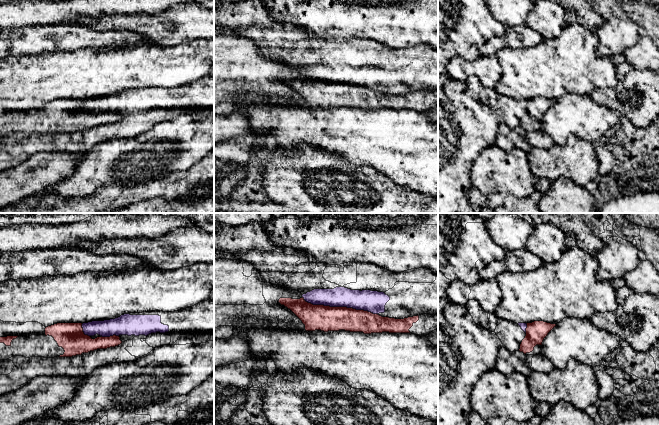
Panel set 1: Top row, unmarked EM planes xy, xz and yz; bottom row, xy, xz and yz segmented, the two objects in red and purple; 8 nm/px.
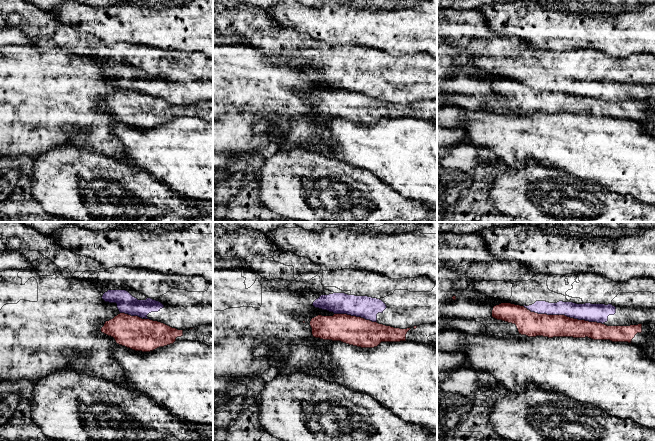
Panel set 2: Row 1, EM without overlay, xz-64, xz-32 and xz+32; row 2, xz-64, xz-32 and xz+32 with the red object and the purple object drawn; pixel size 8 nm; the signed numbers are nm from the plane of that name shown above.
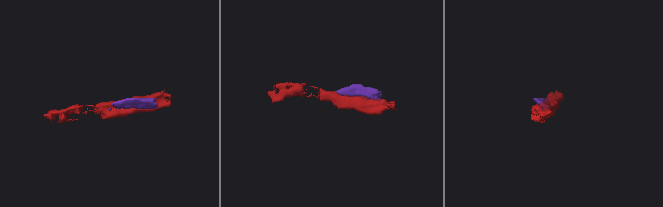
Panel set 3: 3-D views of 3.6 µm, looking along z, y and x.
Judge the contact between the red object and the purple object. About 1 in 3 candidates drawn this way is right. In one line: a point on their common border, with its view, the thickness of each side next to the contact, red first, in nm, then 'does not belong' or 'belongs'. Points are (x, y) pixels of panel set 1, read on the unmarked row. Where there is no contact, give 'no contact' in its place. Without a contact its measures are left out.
xz (339, 83) | 200/170 nm | does not belong

